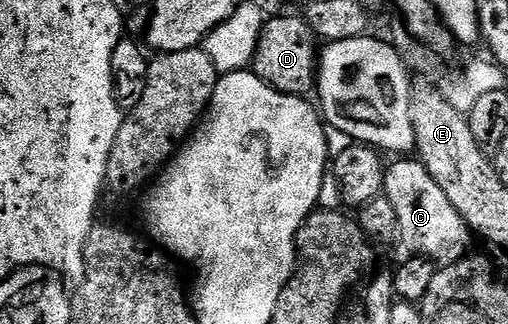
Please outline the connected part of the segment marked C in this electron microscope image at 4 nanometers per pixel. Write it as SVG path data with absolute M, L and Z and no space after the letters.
M400 157L397 163L389 162L386 175L390 180L390 198L394 213L398 217L395 238L412 257L437 257L447 251L456 251L470 236L470 228L465 219L450 205L450 197L438 189L438 181L416 157Z

